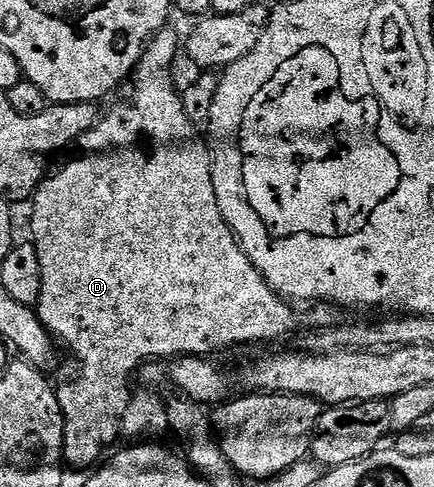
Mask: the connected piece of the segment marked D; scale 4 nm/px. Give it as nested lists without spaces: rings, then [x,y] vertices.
[[[166,26],[160,32],[154,35],[153,39],[145,46],[145,53],[141,55],[141,61],[138,62],[135,69],[135,81],[137,80],[137,93],[133,96],[133,104],[117,104],[110,112],[106,111],[101,119],[97,121],[97,125],[90,130],[86,136],[82,136],[79,141],[79,148],[83,151],[89,152],[86,156],[81,156],[78,160],[70,162],[66,168],[61,168],[57,173],[50,175],[48,178],[41,181],[37,191],[31,197],[31,205],[33,204],[33,236],[31,242],[37,247],[39,254],[39,266],[43,270],[43,290],[39,294],[39,302],[35,306],[35,311],[38,318],[43,322],[43,326],[48,330],[50,336],[62,349],[65,348],[74,356],[74,360],[70,364],[62,363],[61,368],[61,384],[57,388],[57,397],[59,398],[59,406],[65,415],[65,455],[63,457],[66,465],[74,464],[77,468],[85,468],[88,464],[96,465],[114,447],[112,446],[116,440],[119,440],[121,429],[121,418],[123,410],[127,408],[127,402],[131,395],[131,387],[129,388],[129,379],[133,376],[133,371],[136,370],[140,364],[145,364],[148,360],[165,360],[170,358],[180,358],[182,356],[203,356],[208,357],[209,352],[217,352],[220,348],[237,348],[240,344],[255,344],[257,342],[265,342],[267,340],[281,340],[288,332],[293,332],[297,328],[297,312],[292,303],[286,300],[285,297],[280,296],[279,293],[259,274],[259,270],[251,262],[251,258],[247,258],[247,254],[241,248],[240,242],[237,240],[237,235],[231,230],[231,226],[223,218],[223,214],[219,210],[219,202],[215,198],[215,182],[213,181],[213,153],[209,150],[206,137],[197,133],[198,125],[191,118],[187,118],[187,110],[185,109],[185,102],[182,93],[177,92],[177,88],[173,85],[173,59],[176,58],[177,52],[179,56],[179,36],[172,32],[172,27]]]

